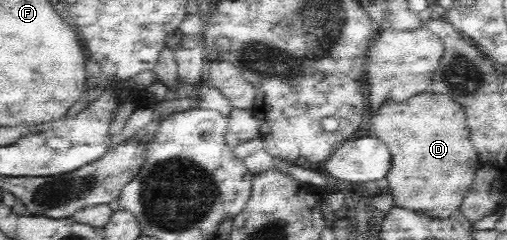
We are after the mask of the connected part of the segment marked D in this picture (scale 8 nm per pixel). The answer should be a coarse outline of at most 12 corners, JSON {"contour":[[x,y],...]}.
{"contour":[[430,88],[384,102],[372,136],[394,205],[460,209],[478,155],[464,109]]}

